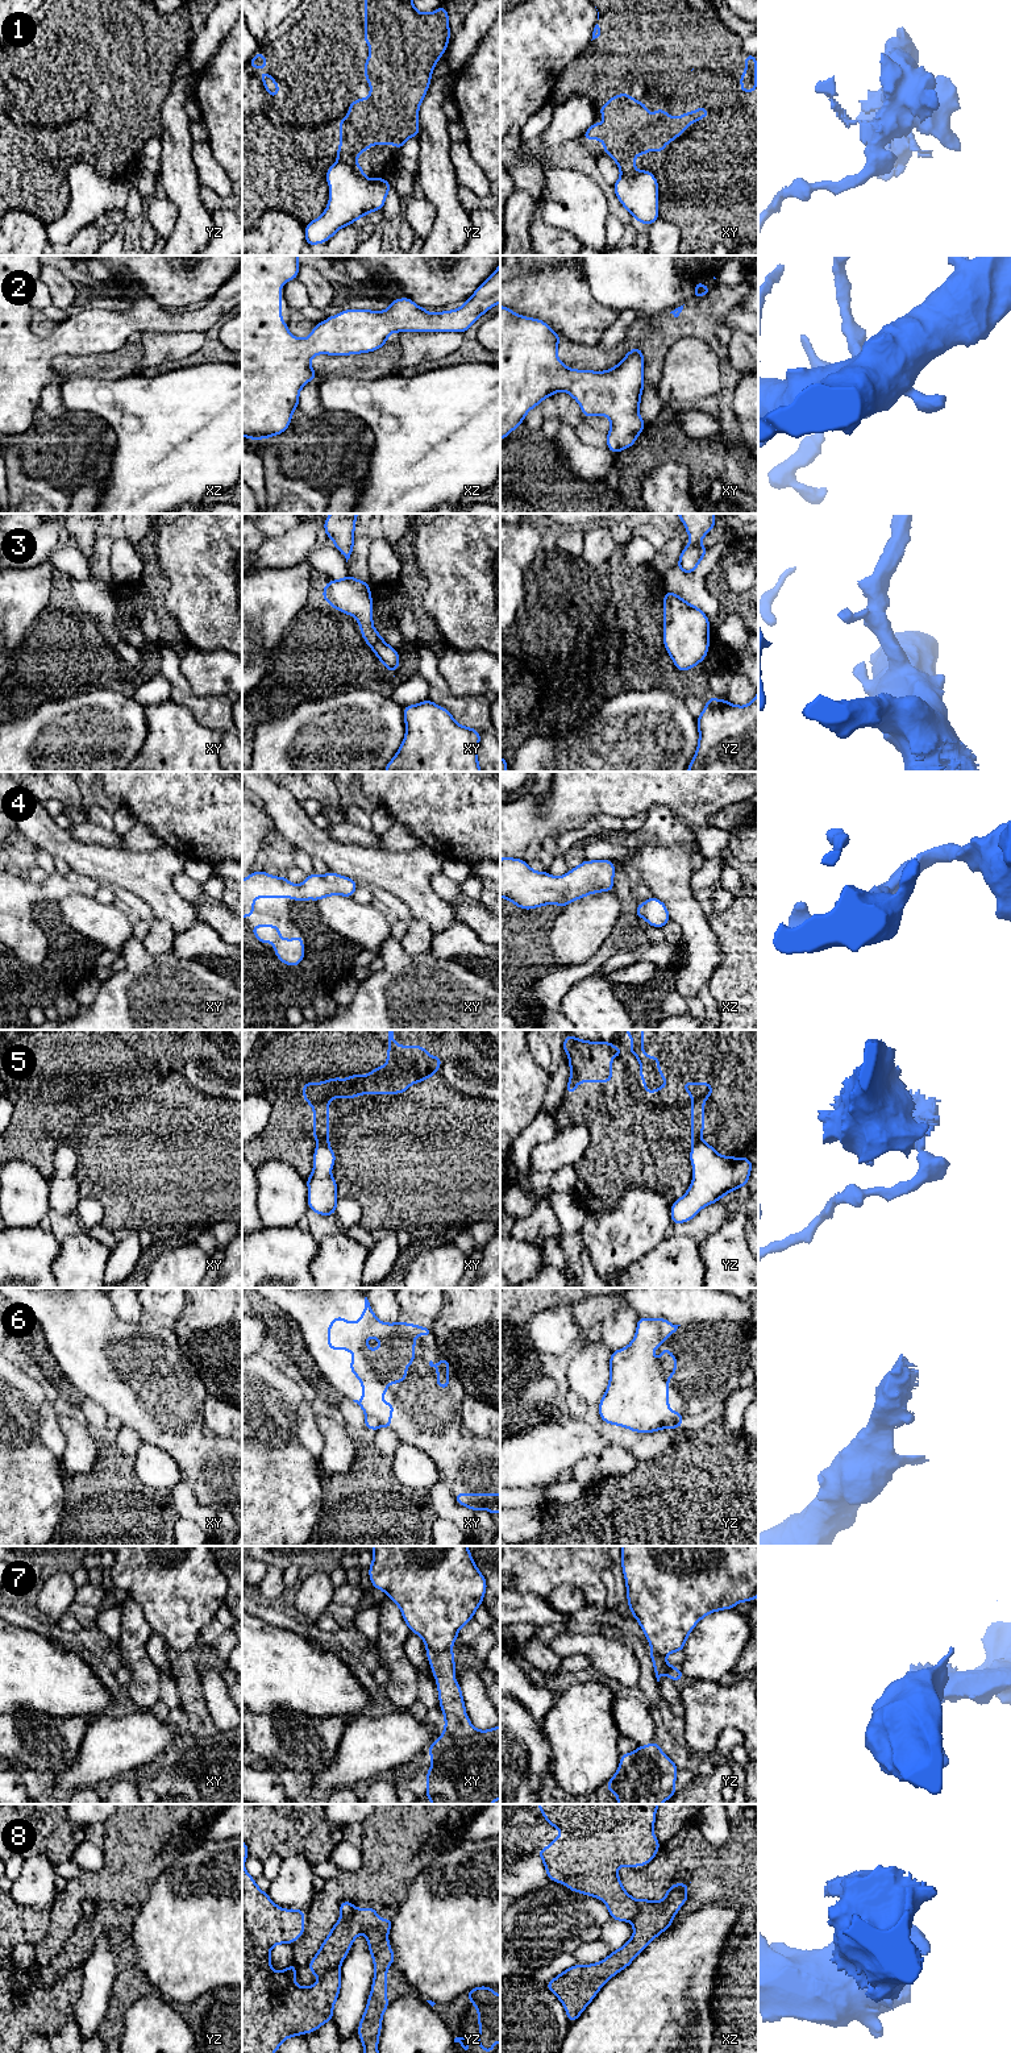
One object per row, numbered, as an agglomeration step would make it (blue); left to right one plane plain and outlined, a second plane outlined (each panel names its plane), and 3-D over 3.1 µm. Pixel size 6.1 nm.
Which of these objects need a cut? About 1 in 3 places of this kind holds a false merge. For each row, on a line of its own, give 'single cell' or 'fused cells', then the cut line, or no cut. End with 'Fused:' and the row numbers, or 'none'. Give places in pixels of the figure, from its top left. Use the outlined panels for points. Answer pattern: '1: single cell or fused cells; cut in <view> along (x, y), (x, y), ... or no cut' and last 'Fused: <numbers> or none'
1: fused cells; cut in yz along (337, 161), (346, 162), (362, 175)
2: single cell; no cut
3: single cell; no cut
4: single cell; no cut
5: fused cells; cut in xy along (319, 1145), (328, 1146)
6: fused cells; cut in yz along (681, 1417), (666, 1421), (660, 1428)
7: fused cells; cut in xy along (450, 1646), (442, 1650), (427, 1649)
8: fused cells; cut in yz along (340, 1961), (320, 1979)
Fused: 1, 5, 6, 7, 8

